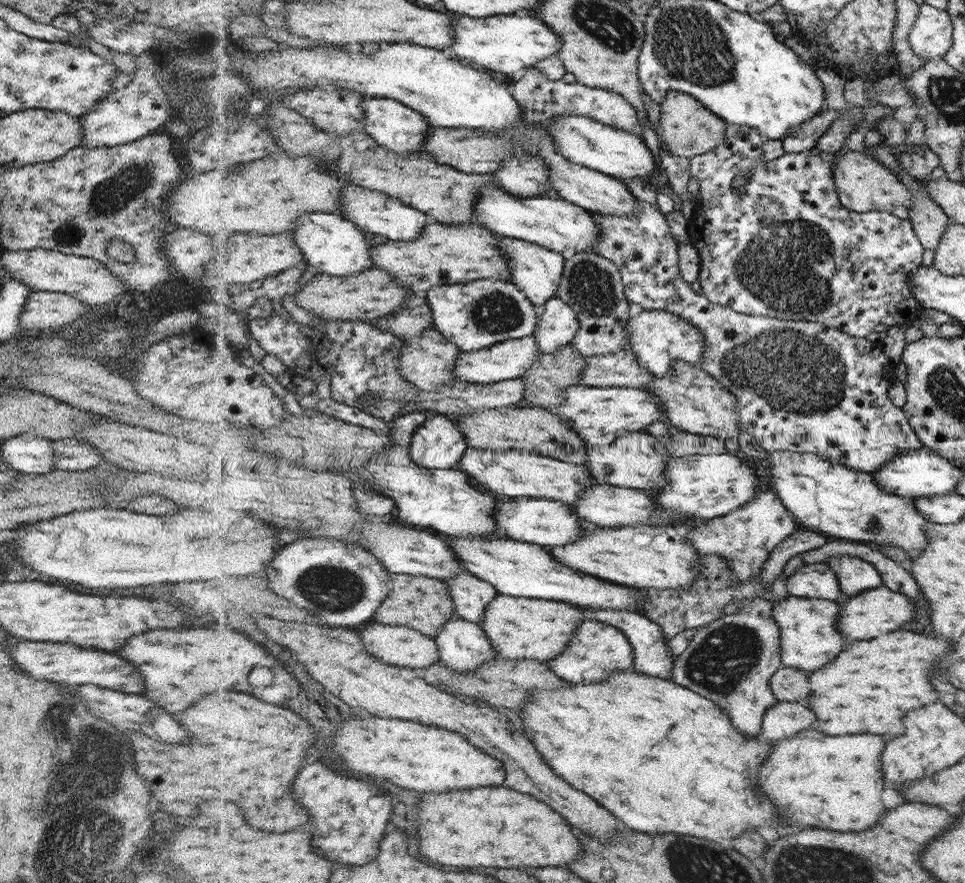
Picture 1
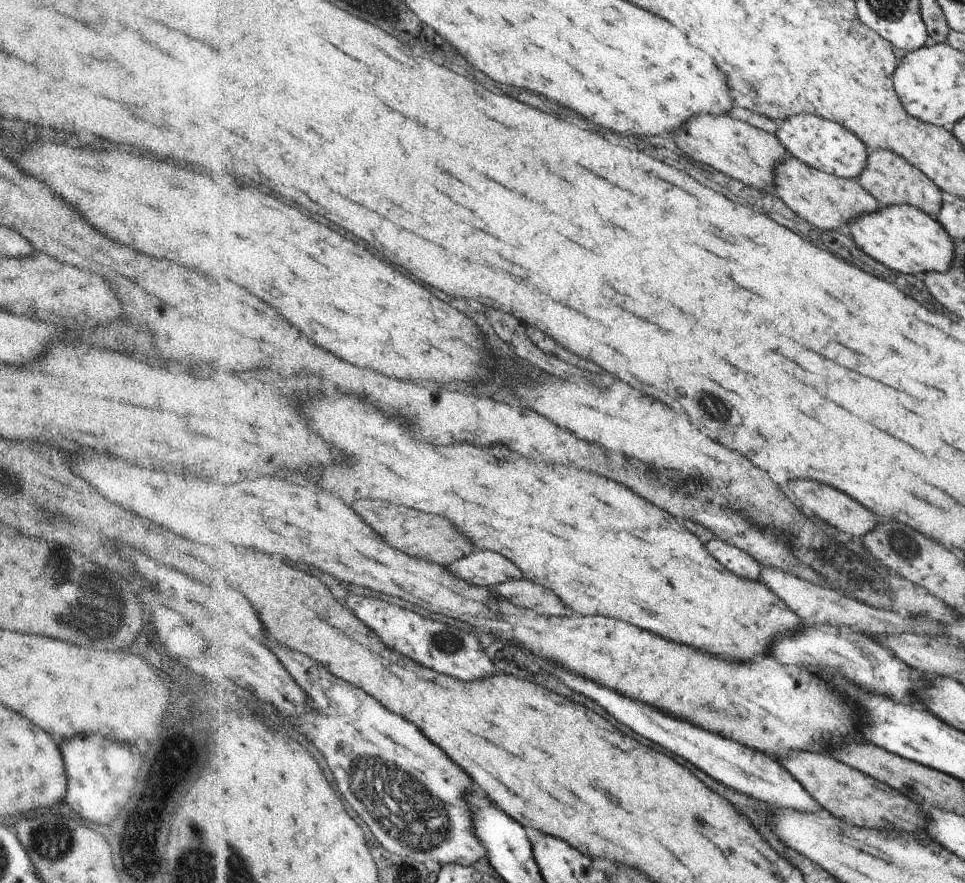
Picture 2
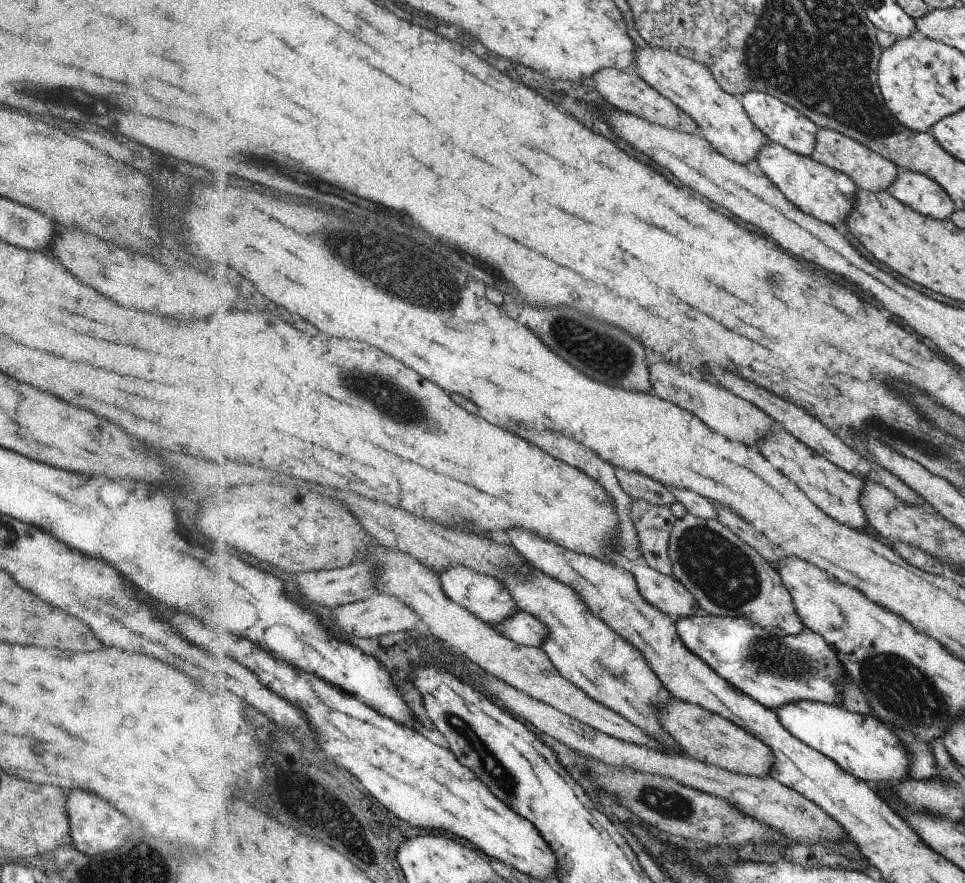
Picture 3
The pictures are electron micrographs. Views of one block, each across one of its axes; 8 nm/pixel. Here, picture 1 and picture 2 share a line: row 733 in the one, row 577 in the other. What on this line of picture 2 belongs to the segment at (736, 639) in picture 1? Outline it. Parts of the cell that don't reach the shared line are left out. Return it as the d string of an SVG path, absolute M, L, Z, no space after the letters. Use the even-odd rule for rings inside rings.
M710 540L708 542L708 550L712 552L712 556L716 556L716 560L724 565L730 572L746 578L746 580L759 580L760 577L760 563L756 562L750 554L742 552L736 546L730 546L722 540Z

